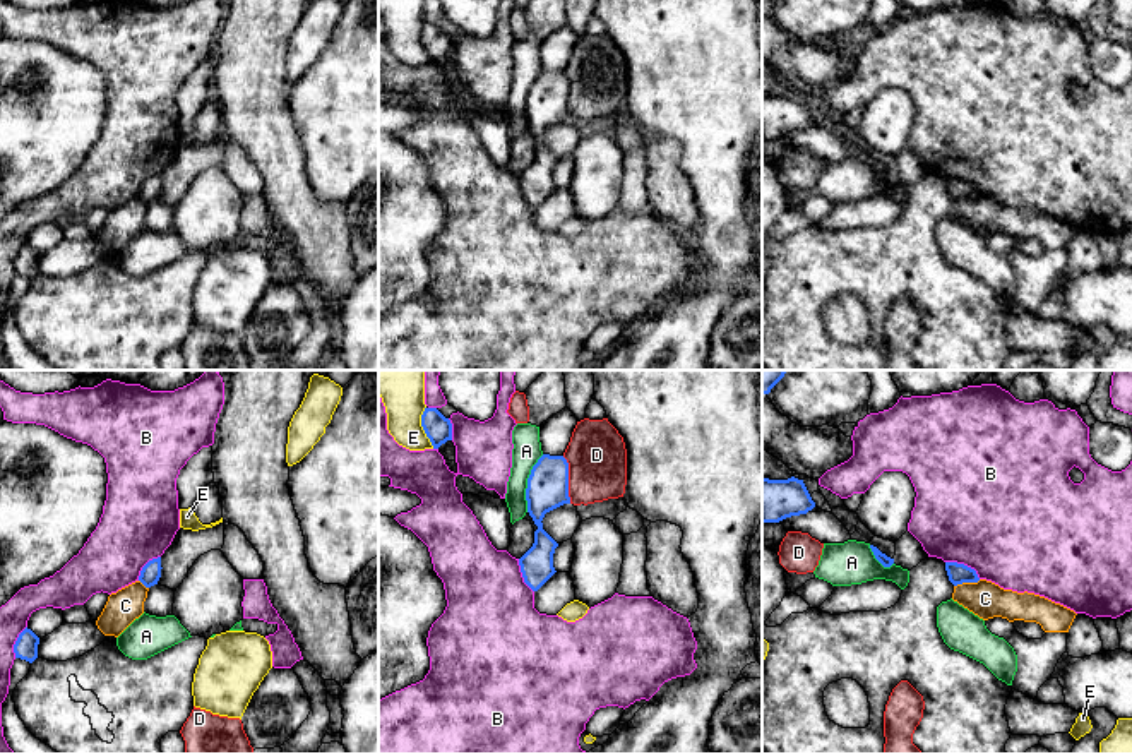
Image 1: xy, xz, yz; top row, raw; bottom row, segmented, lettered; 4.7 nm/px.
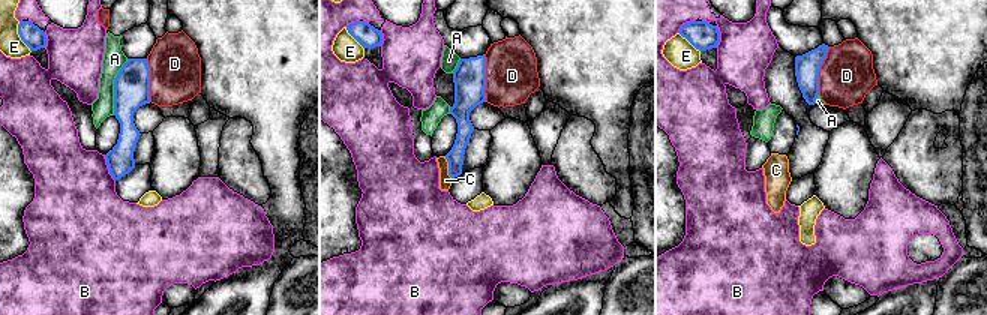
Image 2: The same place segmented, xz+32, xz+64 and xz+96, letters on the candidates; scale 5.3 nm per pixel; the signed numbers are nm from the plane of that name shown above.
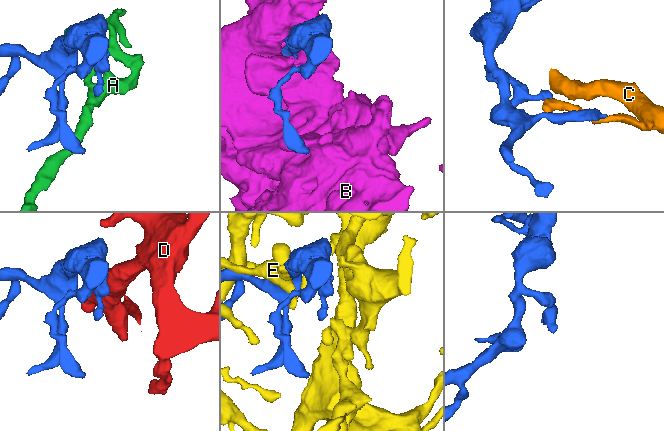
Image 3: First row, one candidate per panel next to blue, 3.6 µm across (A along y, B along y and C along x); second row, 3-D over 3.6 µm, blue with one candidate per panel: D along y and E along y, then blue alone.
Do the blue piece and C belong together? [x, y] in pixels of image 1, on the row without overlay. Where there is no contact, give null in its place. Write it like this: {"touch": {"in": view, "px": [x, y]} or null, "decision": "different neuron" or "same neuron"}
{"touch": {"in": "yz", "px": [966, 197]}, "decision": "different neuron"}

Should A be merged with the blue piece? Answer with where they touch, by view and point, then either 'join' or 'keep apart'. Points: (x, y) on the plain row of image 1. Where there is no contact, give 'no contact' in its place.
xz (528, 100) | keep apart

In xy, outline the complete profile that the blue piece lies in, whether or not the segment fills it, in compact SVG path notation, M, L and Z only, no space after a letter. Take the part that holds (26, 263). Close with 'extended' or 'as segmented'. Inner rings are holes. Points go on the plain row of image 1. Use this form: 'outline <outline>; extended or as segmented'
outline M26 243L14 260L15 274L33 279L38 274L38 260L39 254Z; as segmented

